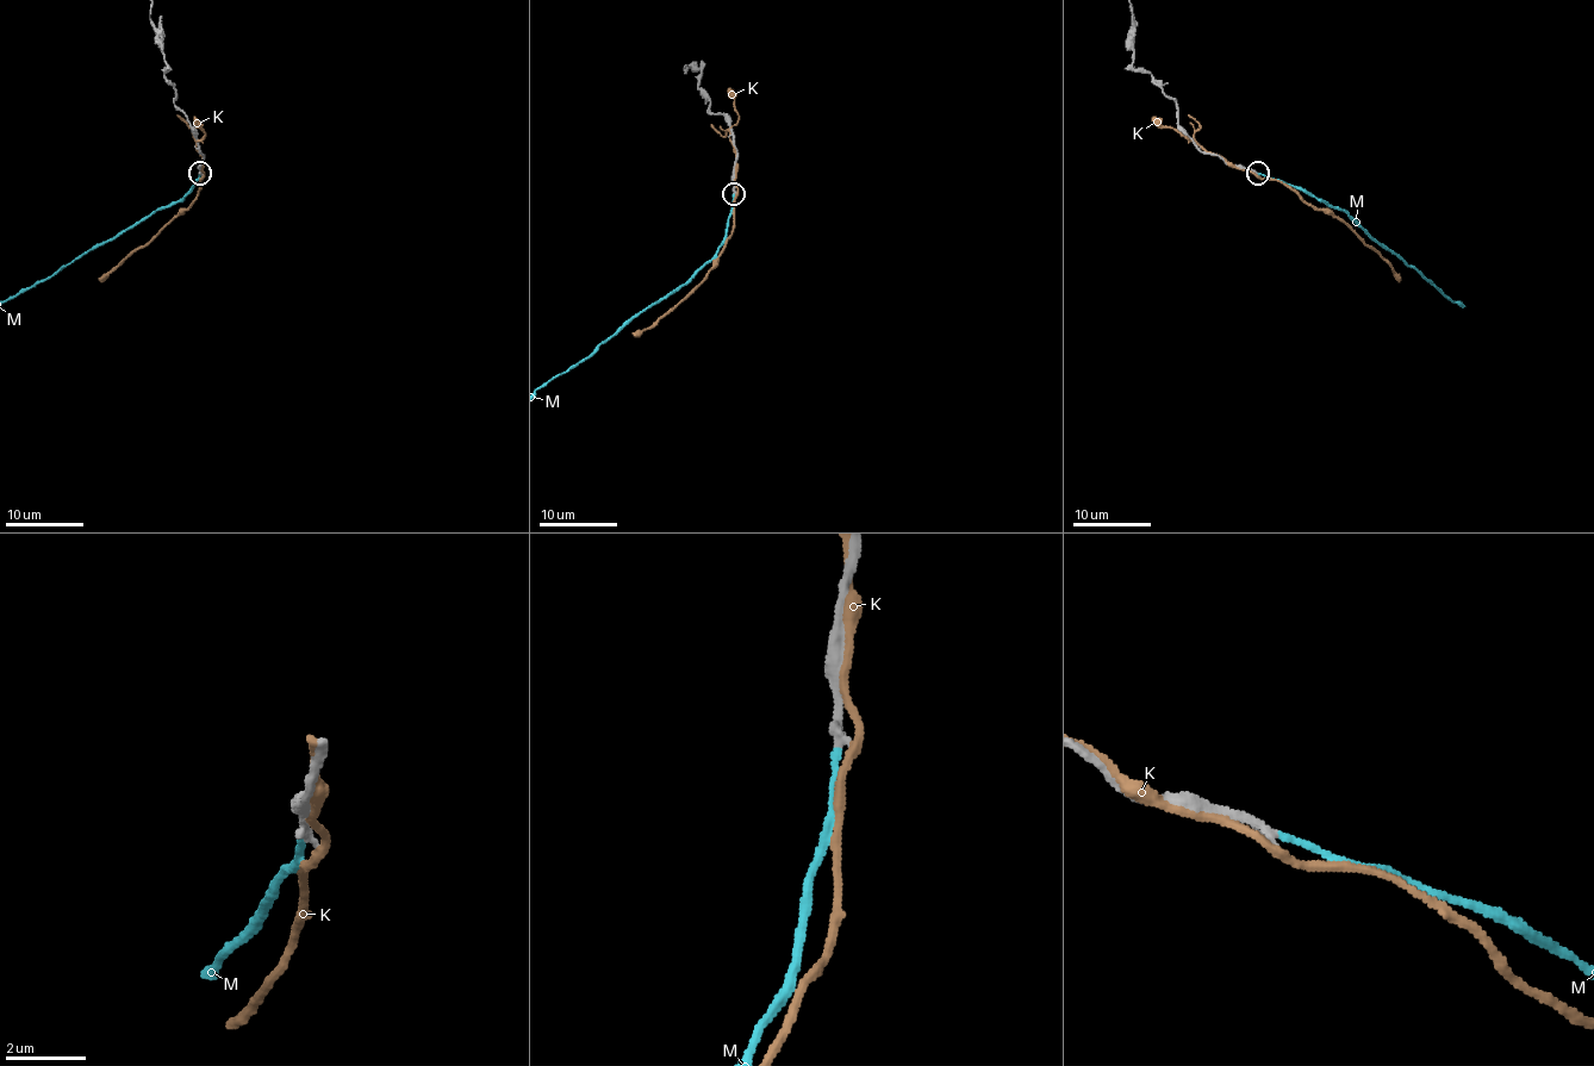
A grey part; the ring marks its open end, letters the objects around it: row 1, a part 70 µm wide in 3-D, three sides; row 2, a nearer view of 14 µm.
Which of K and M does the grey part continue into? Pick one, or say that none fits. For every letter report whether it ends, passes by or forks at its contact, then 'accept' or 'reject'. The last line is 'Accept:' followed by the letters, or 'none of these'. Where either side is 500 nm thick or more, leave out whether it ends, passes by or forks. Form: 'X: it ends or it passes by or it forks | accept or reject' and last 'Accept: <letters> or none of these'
K: it passes by | reject
M: it ends | accept
Accept: M

